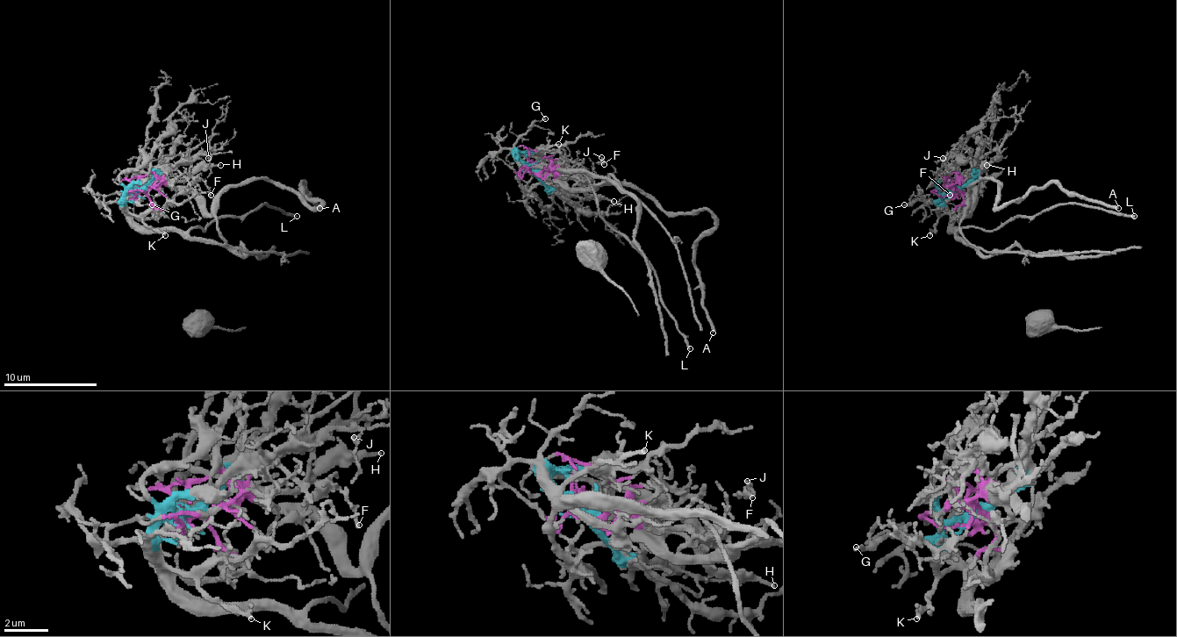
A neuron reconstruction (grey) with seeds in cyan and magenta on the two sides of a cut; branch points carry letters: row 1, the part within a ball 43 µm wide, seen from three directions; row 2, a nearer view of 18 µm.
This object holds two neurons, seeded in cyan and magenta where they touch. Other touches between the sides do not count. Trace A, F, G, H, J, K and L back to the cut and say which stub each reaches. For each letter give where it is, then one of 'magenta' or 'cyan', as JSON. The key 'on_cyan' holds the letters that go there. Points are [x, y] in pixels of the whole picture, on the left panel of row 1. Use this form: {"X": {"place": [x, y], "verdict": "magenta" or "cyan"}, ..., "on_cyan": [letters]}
{"A": {"place": [319, 208], "verdict": "magenta"}, "F": {"place": [211, 195], "verdict": "magenta"}, "G": {"place": [152, 204], "verdict": "cyan"}, "H": {"place": [220, 165], "verdict": "magenta"}, "J": {"place": [208, 158], "verdict": "magenta"}, "K": {"place": [165, 235], "verdict": "cyan"}, "L": {"place": [297, 216], "verdict": "cyan"}, "on_cyan": ["G", "K", "L"]}

